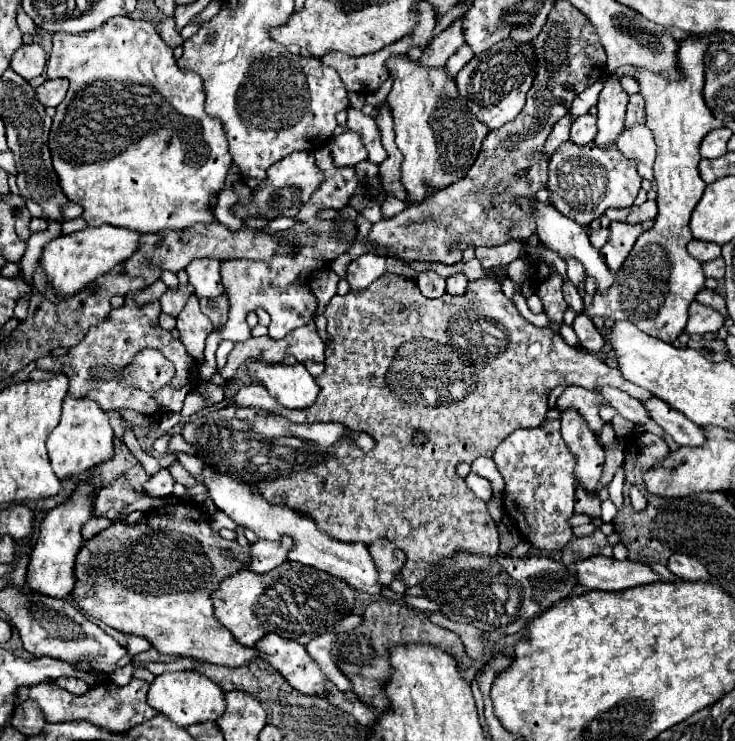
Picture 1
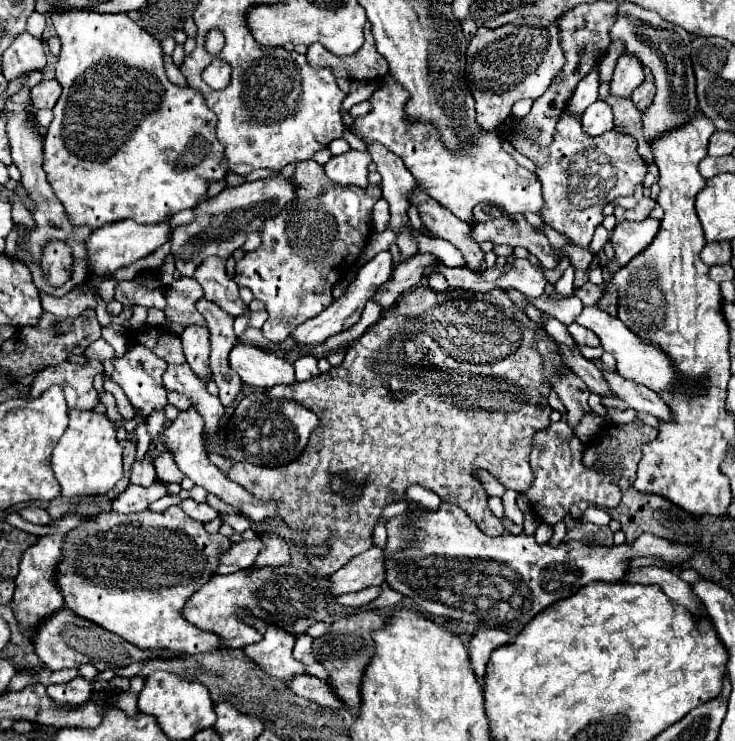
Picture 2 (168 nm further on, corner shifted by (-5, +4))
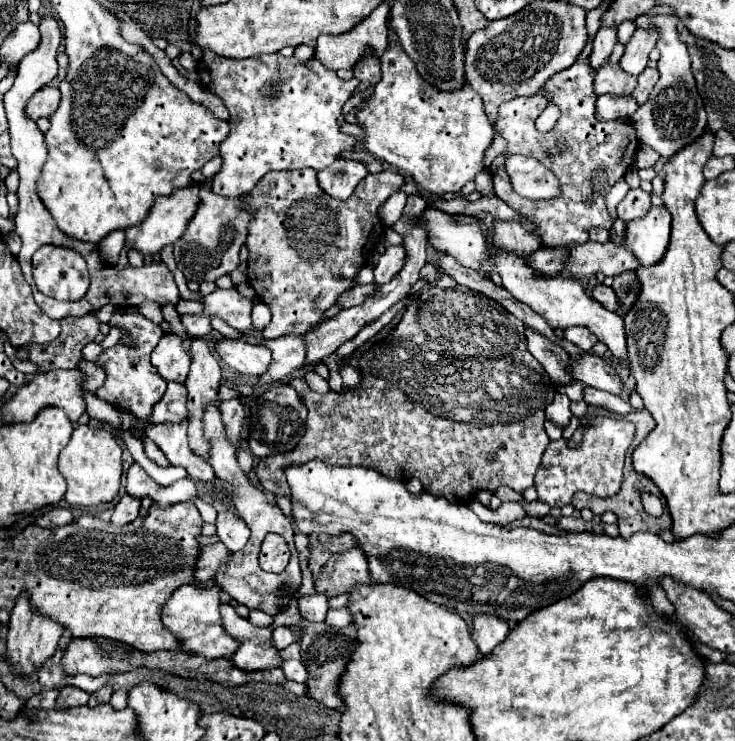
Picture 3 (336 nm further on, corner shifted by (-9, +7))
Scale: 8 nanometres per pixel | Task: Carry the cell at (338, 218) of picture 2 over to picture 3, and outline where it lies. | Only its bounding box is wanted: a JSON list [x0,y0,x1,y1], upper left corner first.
[246,167,405,339]

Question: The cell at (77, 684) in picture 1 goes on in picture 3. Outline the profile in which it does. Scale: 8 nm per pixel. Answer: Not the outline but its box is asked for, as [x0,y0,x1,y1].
[56,685,90,707]

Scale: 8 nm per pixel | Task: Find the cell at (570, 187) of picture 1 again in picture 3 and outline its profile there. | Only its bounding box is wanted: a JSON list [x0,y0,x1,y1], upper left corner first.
[492,61,638,247]

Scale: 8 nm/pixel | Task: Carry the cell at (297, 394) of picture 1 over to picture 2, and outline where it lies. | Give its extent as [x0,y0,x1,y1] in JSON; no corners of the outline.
[228,344,294,388]

